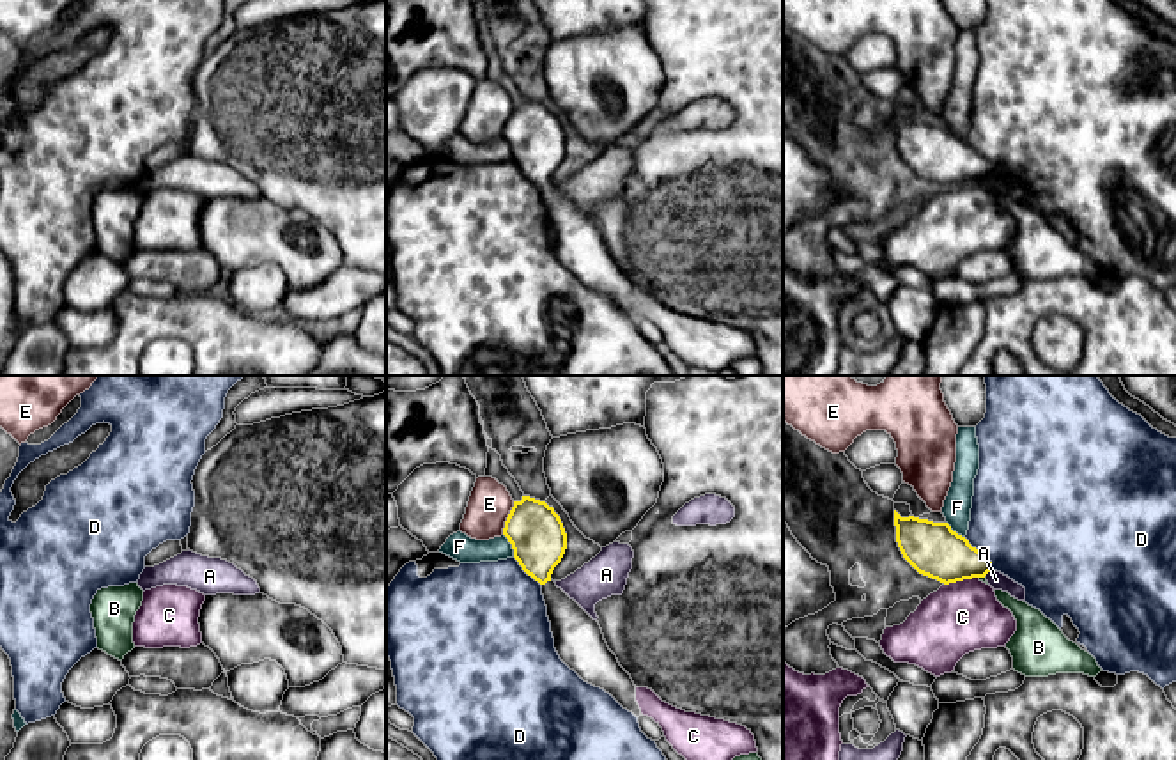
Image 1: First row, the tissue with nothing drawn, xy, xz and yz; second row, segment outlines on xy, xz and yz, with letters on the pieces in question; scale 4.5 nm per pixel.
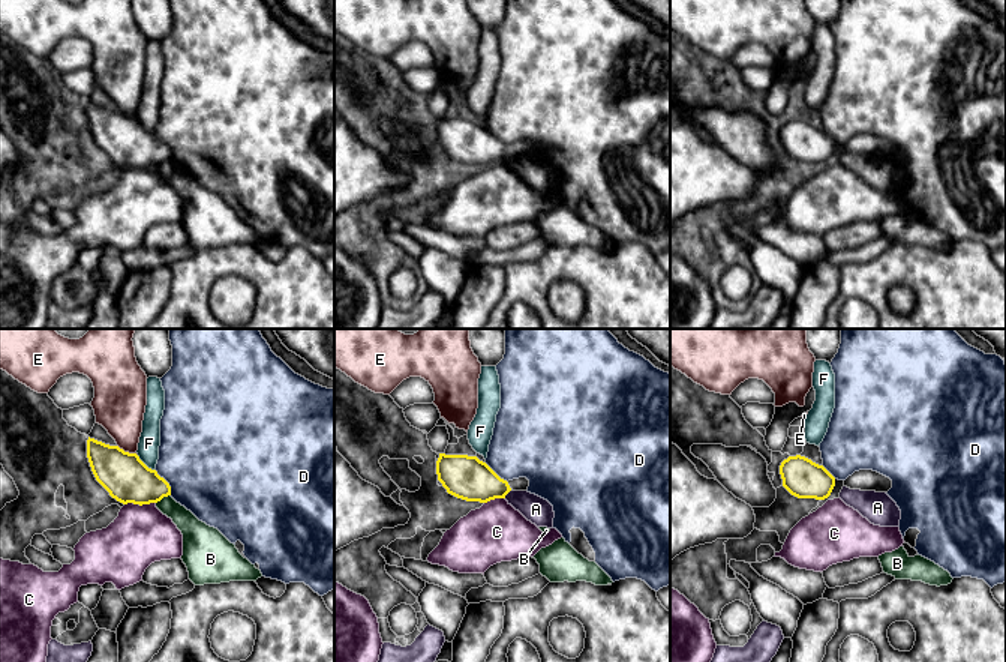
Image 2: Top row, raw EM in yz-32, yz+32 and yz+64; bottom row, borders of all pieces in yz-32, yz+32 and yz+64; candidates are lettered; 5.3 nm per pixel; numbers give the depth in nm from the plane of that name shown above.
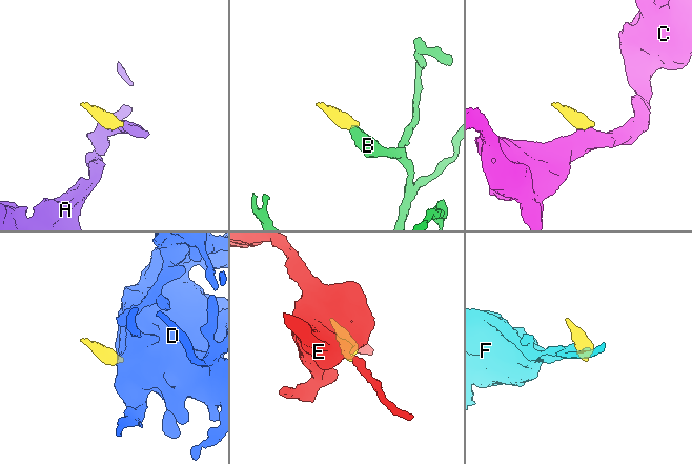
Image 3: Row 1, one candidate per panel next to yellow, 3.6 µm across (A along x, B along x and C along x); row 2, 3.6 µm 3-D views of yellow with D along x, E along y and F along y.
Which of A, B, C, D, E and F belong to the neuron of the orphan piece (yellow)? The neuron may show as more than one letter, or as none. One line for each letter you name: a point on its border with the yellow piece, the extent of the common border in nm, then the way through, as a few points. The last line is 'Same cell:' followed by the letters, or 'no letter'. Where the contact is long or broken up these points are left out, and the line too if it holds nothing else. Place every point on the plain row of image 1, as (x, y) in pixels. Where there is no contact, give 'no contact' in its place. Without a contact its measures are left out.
Same cell: no letter

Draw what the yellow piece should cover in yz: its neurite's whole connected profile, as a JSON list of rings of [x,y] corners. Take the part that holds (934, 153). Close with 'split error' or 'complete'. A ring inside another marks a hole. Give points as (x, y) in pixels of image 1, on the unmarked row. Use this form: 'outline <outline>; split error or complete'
outline [[[894,113],[894,129],[903,161],[923,179],[949,188],[985,181],[992,174],[992,165],[948,126],[901,120]]]; complete

